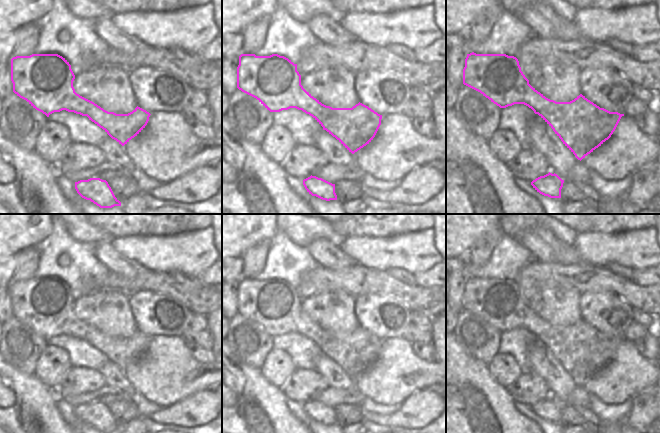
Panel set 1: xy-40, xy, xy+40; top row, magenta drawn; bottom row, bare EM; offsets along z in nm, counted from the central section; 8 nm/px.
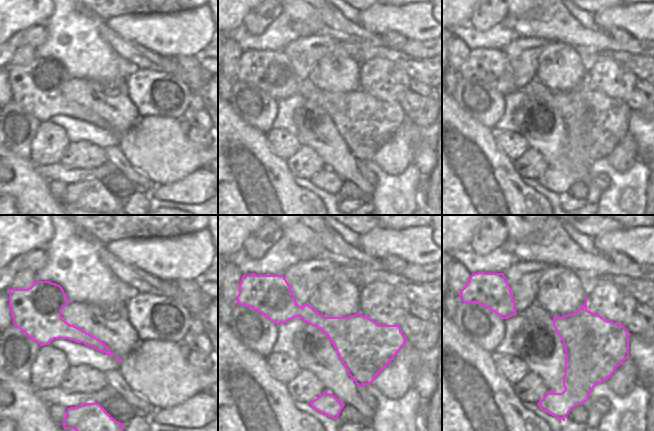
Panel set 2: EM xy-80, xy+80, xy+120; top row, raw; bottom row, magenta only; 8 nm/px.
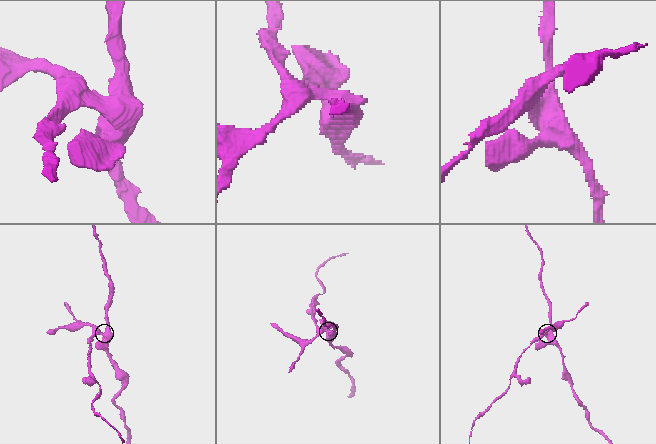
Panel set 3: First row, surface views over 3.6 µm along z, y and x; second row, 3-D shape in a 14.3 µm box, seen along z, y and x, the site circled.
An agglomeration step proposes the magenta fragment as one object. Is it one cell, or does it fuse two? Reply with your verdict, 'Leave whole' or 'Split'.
Split

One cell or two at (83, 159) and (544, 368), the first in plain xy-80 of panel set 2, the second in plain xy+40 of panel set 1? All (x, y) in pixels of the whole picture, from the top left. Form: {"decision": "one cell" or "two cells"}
{"decision": "two cells"}

